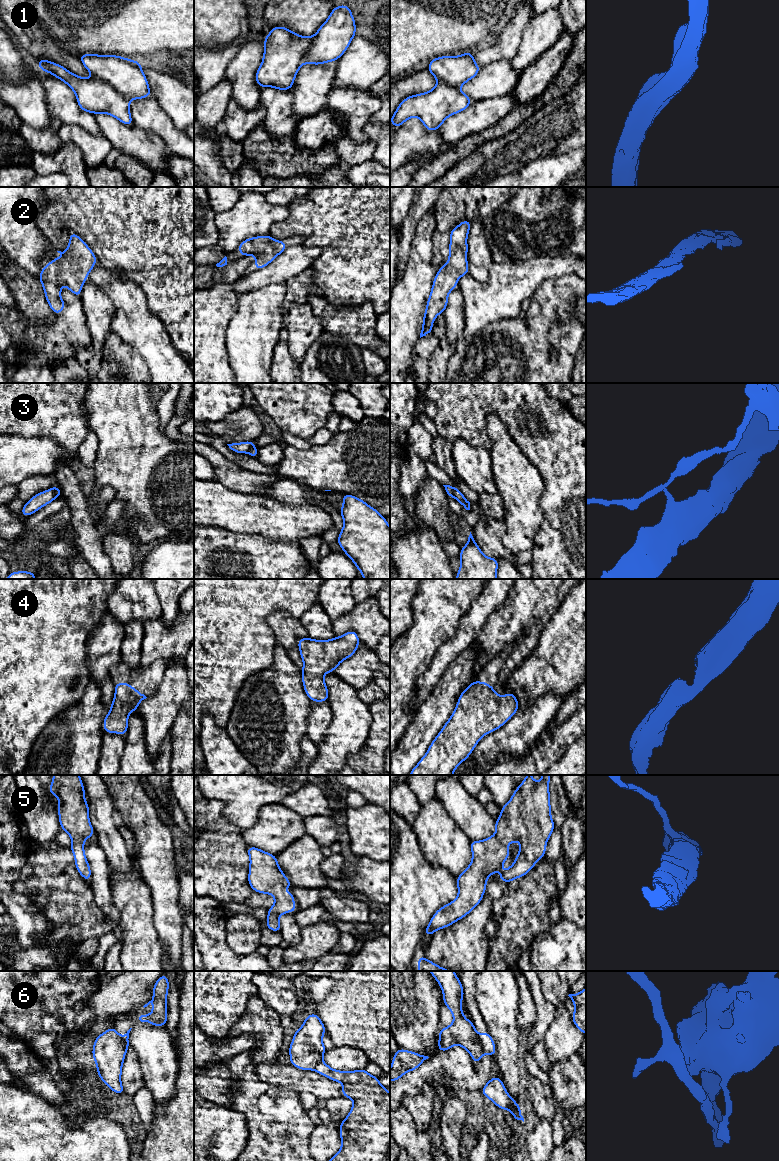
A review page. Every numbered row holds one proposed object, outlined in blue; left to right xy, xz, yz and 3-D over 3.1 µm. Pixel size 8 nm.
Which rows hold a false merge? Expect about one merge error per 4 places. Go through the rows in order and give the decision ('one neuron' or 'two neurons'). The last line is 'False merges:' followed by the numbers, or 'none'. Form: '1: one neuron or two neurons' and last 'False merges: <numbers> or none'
1: two neurons
2: one neuron
3: two neurons
4: one neuron
5: one neuron
6: two neurons
False merges: 1, 3, 6

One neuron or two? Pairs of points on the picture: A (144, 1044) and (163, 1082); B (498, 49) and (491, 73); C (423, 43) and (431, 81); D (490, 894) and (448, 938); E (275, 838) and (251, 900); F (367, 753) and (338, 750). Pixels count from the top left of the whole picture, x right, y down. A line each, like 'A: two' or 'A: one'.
A: one
B: two
C: two
D: one
E: two
F: two

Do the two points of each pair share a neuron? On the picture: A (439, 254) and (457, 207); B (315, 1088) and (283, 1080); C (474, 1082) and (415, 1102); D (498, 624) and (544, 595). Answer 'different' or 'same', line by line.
A: same
B: same
C: different
D: same

